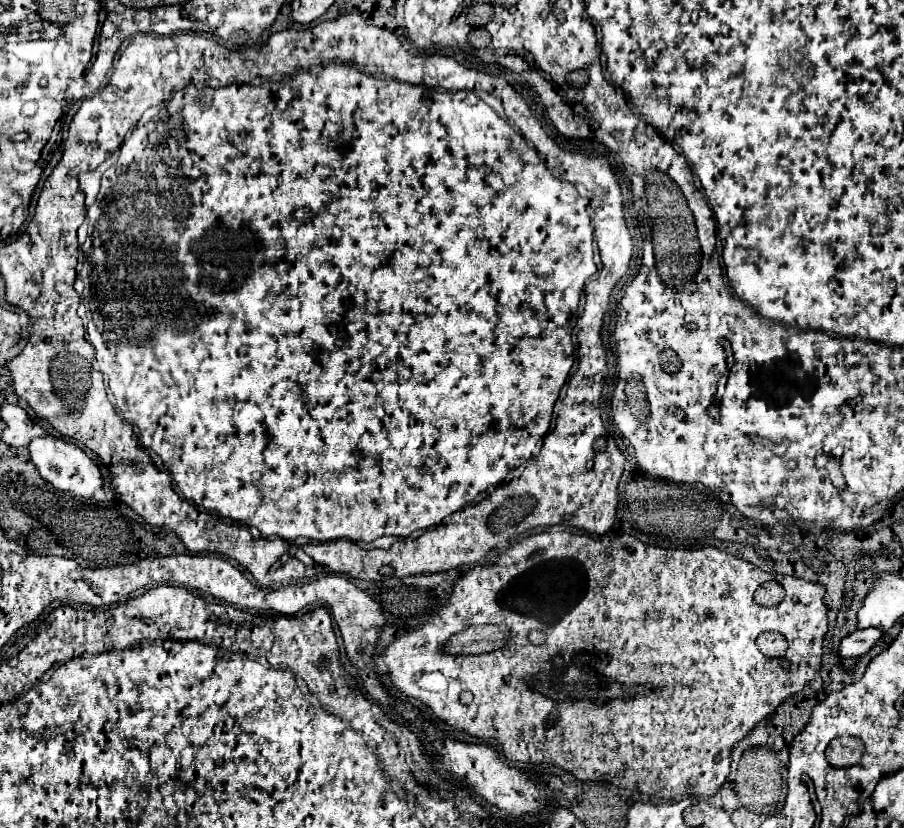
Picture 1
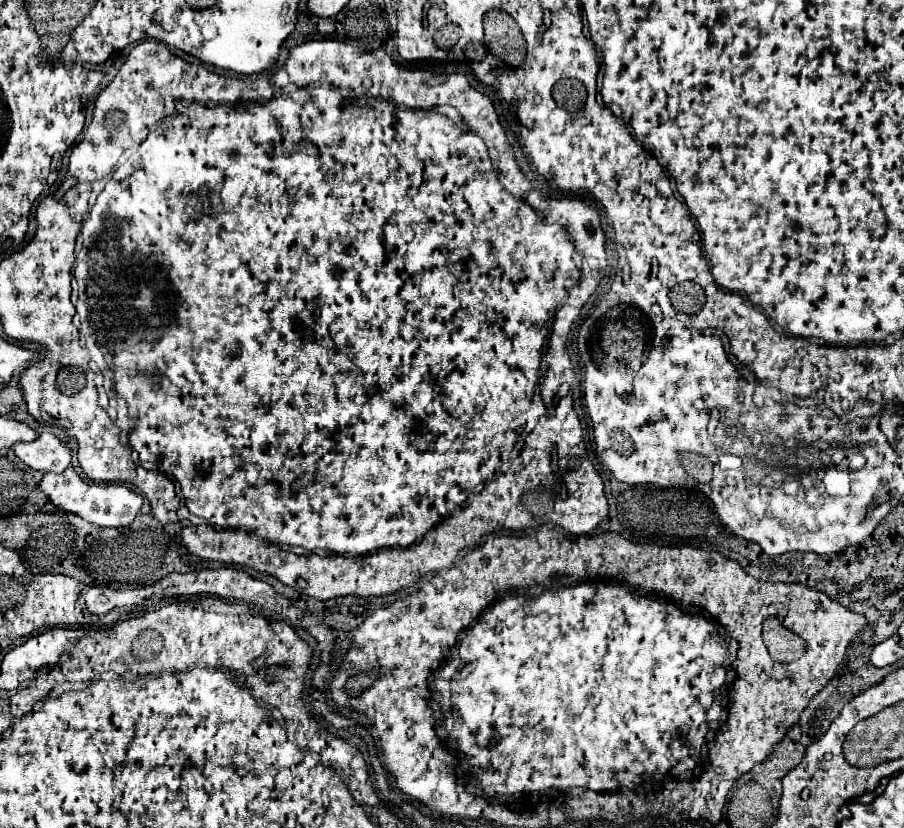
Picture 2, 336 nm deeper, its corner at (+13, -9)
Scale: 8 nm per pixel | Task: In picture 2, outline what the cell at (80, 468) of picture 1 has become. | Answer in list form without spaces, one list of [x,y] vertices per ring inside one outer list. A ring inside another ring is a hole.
[[[73,468],[65,470],[63,474],[45,474],[41,490],[51,498],[55,506],[63,508],[65,512],[77,514],[97,526],[129,526],[143,506],[143,496],[133,492],[125,484],[95,484],[81,478]]]

